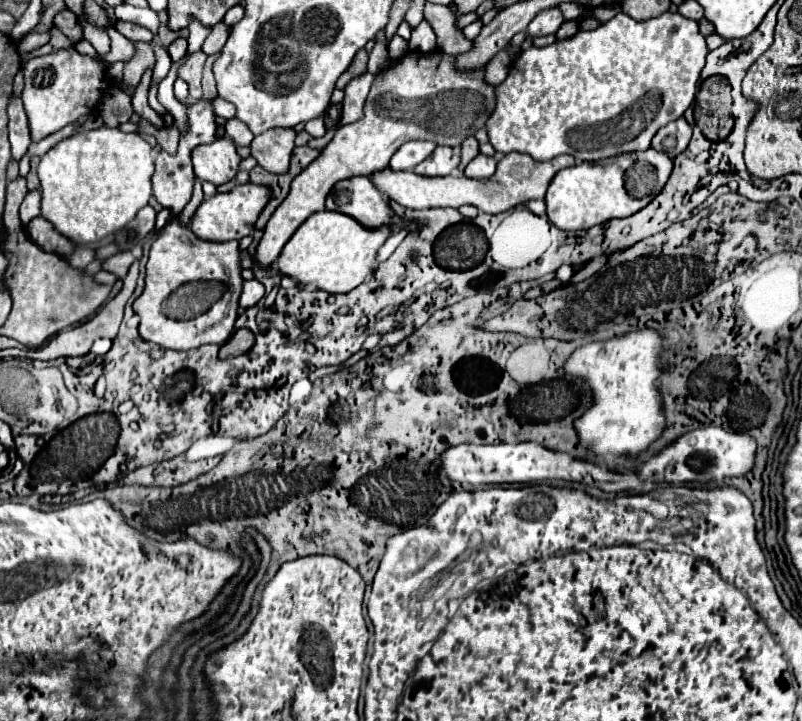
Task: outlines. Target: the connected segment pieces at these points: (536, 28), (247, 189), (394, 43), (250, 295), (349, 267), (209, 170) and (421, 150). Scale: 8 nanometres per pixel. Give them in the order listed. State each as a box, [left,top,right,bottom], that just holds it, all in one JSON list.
[[528,7,564,37],[190,181,272,241],[388,37,408,59],[238,279,264,309],[276,213,388,295],[192,137,242,185],[390,141,436,171]]

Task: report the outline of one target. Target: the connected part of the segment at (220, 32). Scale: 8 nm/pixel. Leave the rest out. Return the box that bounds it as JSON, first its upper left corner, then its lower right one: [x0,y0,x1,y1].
[202,23,230,55]

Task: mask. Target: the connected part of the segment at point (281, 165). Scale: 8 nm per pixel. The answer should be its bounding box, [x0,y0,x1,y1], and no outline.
[250,128,294,171]

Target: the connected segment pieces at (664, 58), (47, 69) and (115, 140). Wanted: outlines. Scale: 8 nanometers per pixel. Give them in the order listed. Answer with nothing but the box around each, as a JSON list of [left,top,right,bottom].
[[486,11,708,161],[22,29,134,143],[40,125,154,243]]

